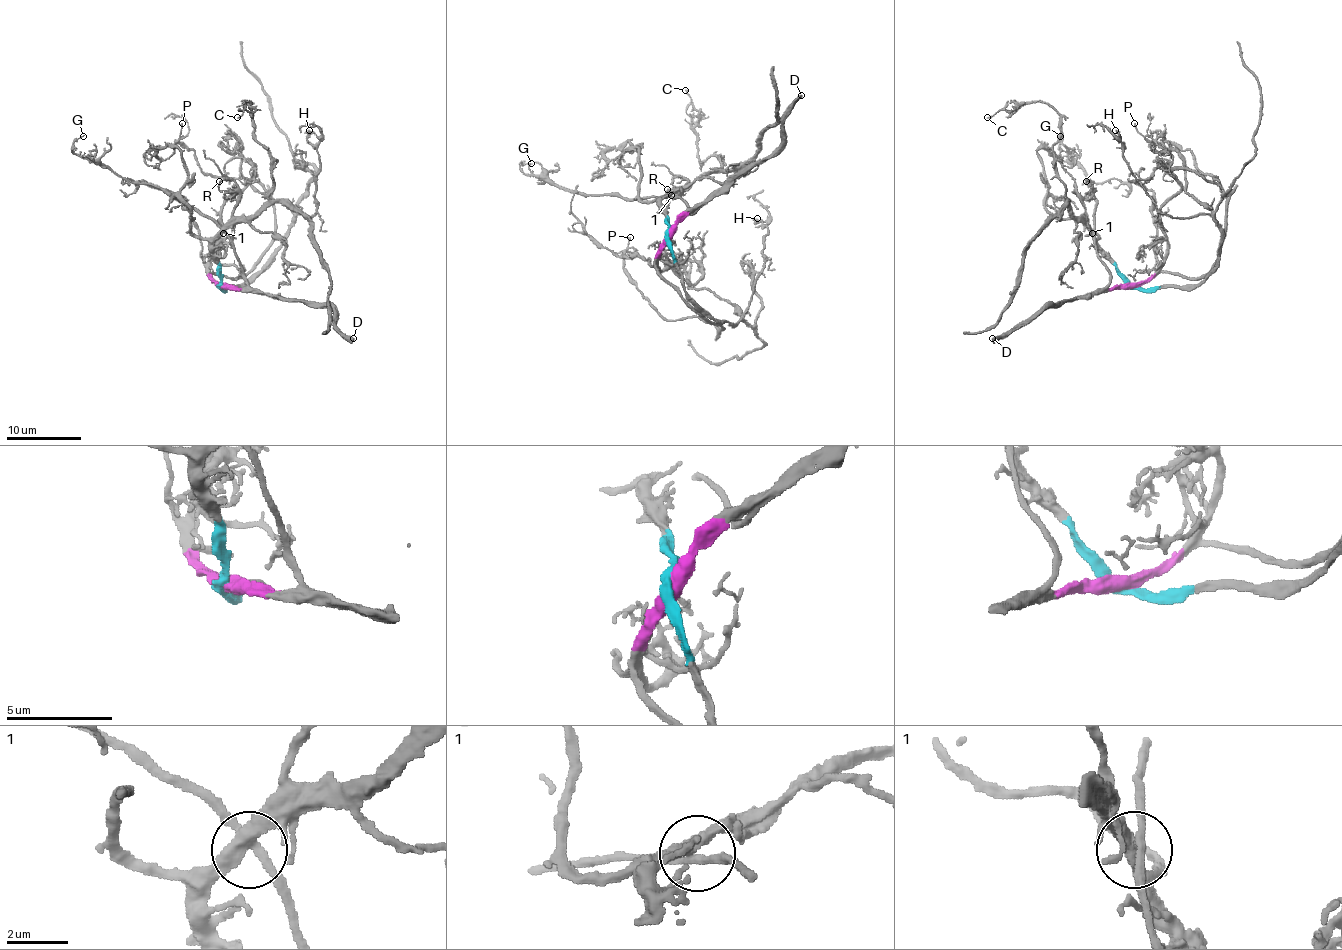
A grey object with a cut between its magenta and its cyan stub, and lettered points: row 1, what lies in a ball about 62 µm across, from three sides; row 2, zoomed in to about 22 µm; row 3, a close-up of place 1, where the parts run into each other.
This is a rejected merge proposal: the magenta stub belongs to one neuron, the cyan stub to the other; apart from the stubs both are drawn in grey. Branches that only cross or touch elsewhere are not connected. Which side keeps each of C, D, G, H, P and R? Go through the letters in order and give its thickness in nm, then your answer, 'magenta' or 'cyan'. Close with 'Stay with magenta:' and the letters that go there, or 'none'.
C: 130 nm | cyan
D: 440 nm | magenta
G: 110 nm | magenta
H: 190 nm | cyan
P: 160 nm | magenta
R: 120 nm | cyan
Stay with magenta: D, G, P

